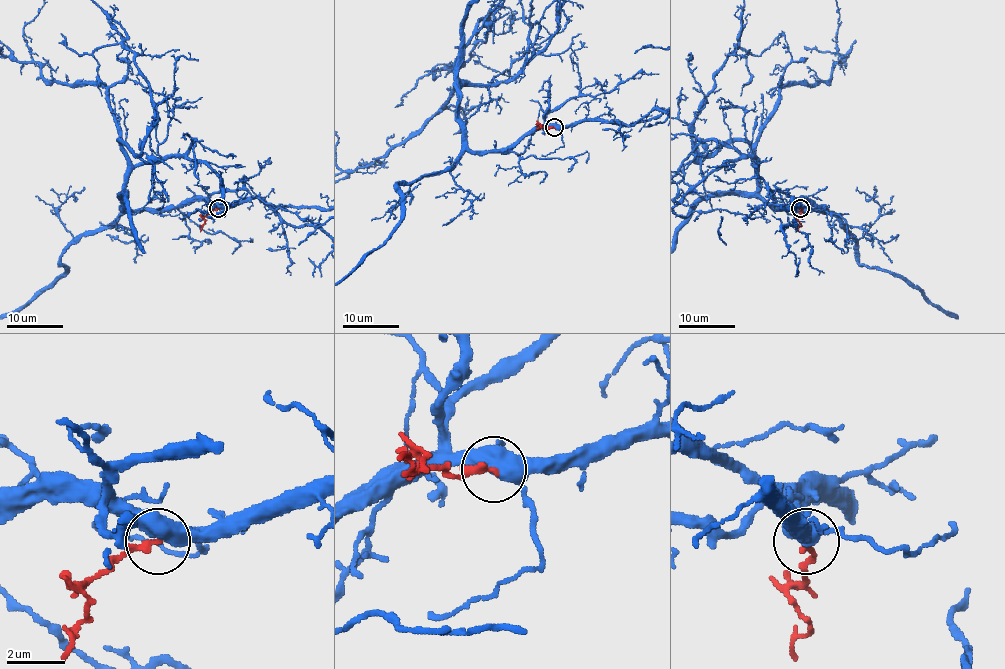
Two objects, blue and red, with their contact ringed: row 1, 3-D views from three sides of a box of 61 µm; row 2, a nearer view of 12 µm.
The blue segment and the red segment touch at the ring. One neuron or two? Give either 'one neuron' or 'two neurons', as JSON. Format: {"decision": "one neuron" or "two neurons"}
{"decision": "one neuron"}

